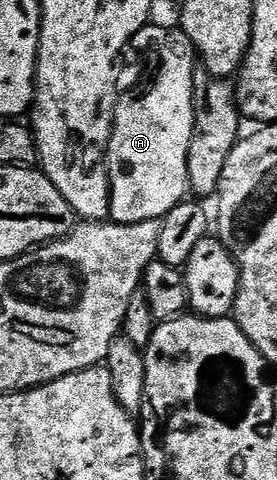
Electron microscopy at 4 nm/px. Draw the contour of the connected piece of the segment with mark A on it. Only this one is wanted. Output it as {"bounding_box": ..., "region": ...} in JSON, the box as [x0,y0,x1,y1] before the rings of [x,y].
{"bounding_box":[106,24,196,226],"region":[[[148,24],[136,39],[137,45],[150,46],[150,63],[146,66],[146,79],[138,82],[126,95],[119,97],[114,104],[114,127],[110,133],[110,147],[106,149],[106,172],[110,175],[110,218],[113,221],[131,226],[144,220],[161,220],[172,208],[176,208],[187,197],[190,181],[188,180],[188,144],[192,144],[192,128],[194,127],[194,71],[196,55],[192,40],[180,28],[174,30],[170,26],[154,26]]]}

